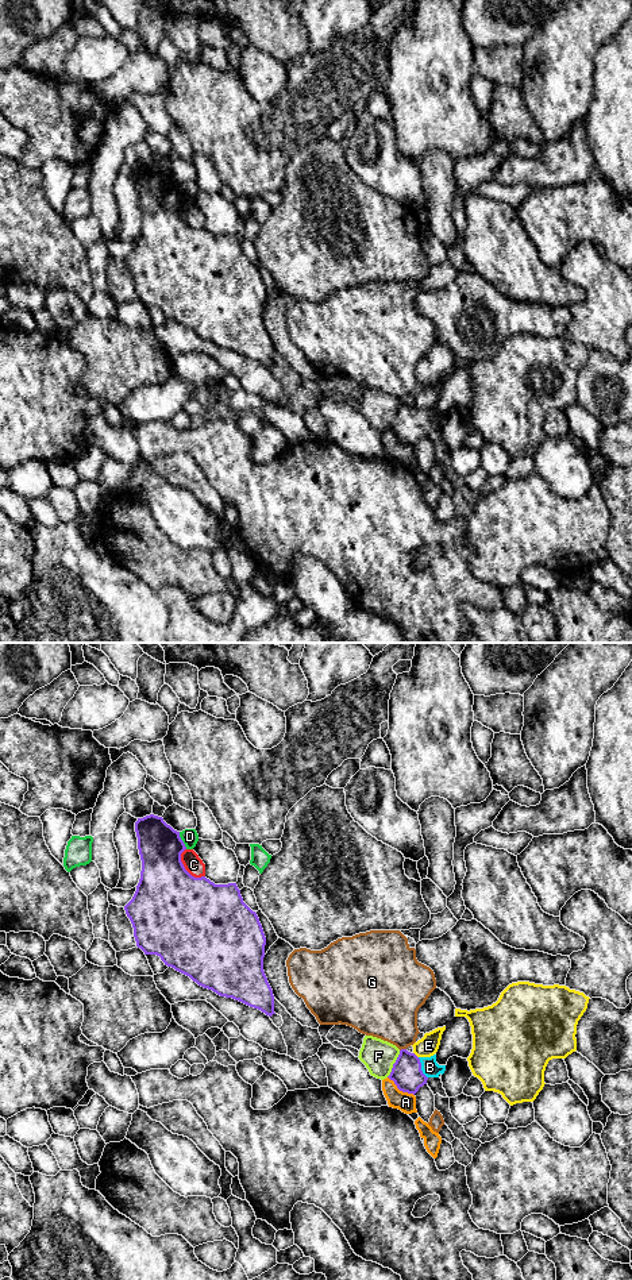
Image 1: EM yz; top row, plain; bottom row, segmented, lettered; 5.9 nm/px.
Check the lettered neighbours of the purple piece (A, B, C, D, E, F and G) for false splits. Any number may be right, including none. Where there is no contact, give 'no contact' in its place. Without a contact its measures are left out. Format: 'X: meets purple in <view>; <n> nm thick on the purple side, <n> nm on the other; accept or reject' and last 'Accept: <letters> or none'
A: meets purple in yz; 180 nm thick on the purple side, 120 nm on the other; reject
B: meets purple in yz; 180 nm thick on the purple side, 100 nm on the other; accept
C: meets purple in yz; 460 nm thick on the purple side, 110 nm on the other; reject
D: meets purple in yz; 280 nm thick on the purple side, 100 nm on the other; reject
E: meets purple in yz; 180 nm thick on the purple side, 120 nm on the other; reject
F: meets purple in yz; 180 nm thick on the purple side, 200 nm on the other; reject
G: meets purple in yz; 180 nm thick on the purple side, 340 nm on the other; reject
Accept: B

